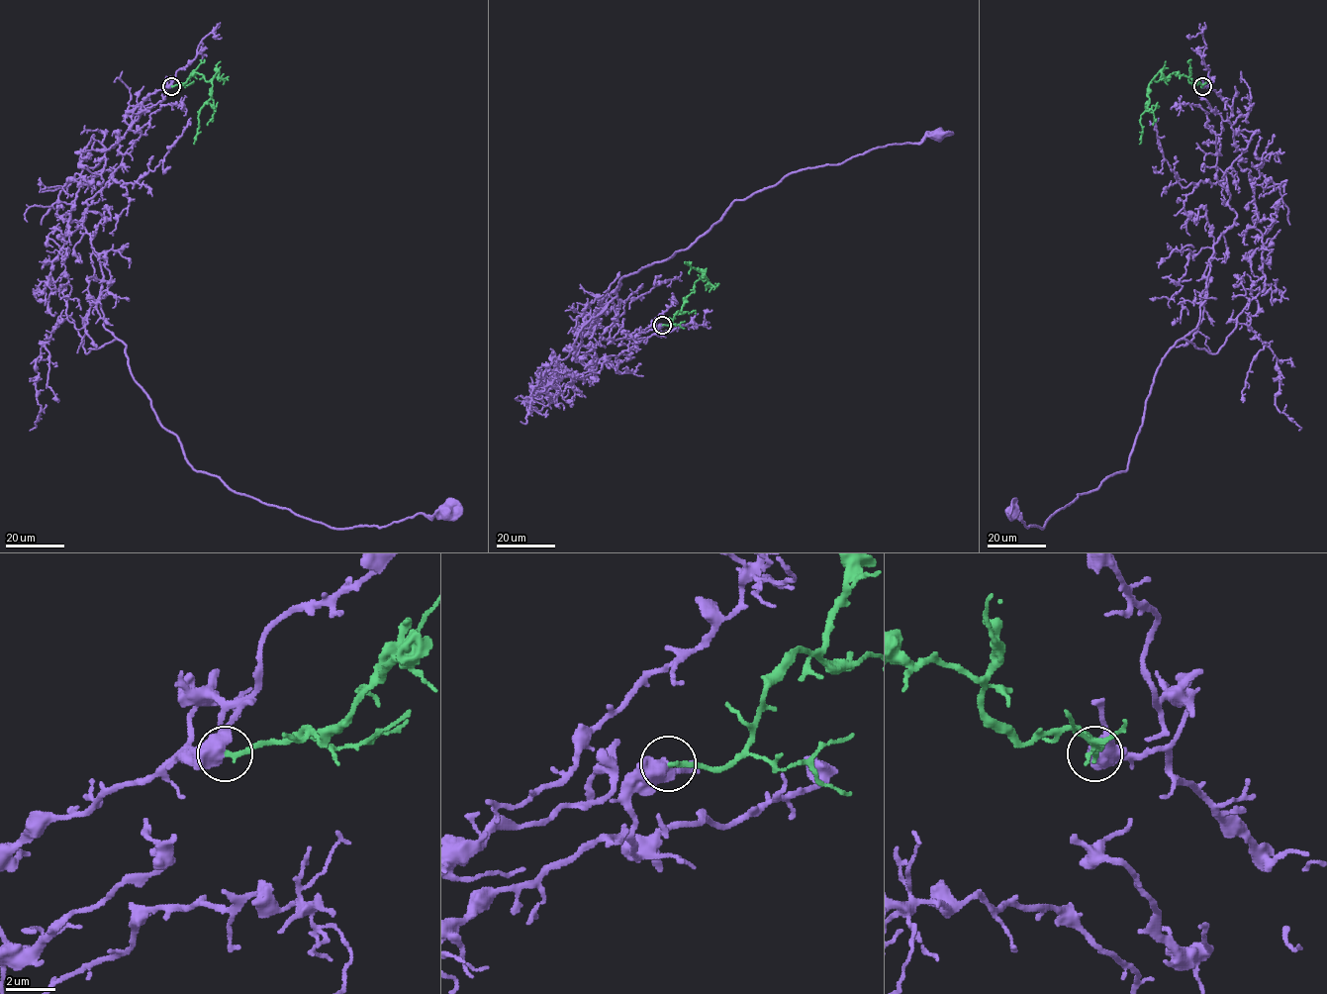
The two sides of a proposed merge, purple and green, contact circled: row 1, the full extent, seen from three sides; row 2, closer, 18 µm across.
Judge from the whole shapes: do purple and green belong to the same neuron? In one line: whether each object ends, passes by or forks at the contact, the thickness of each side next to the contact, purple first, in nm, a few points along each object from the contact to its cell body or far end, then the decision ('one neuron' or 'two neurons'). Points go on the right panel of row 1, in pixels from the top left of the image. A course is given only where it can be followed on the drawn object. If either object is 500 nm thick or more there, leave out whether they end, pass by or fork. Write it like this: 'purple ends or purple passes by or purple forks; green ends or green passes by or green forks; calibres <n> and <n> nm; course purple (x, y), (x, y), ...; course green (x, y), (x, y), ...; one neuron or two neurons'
calibres 550 and 200 nm; course purple (1202, 86), (1233, 107), (1242, 152), (1197, 327), (1162, 359), (1125, 471), (1041, 529), (1012, 509); course green (1202, 86), (1175, 72), (1153, 79), (1149, 101), (1140, 116), (1139, 144); one neuron

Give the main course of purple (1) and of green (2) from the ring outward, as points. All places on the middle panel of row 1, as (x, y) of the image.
1: (662, 325), (627, 355), (574, 356), (624, 276), (689, 248), (735, 200), (940, 135)
2: (662, 325), (672, 323), (684, 300), (694, 291), (694, 284), (703, 275), (702, 270), (684, 261)

